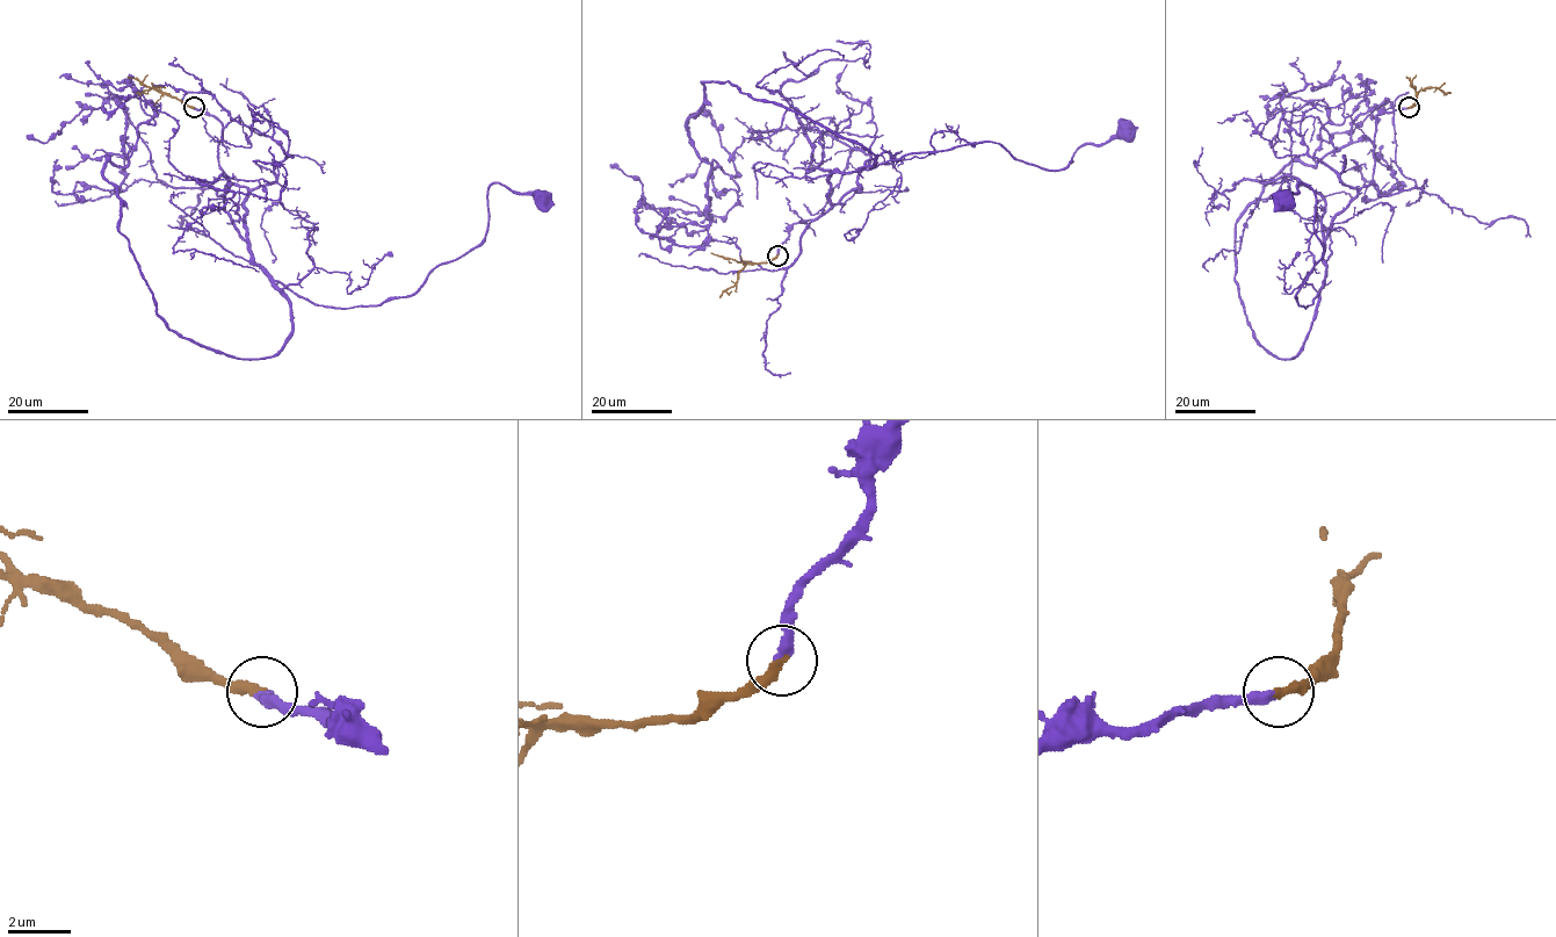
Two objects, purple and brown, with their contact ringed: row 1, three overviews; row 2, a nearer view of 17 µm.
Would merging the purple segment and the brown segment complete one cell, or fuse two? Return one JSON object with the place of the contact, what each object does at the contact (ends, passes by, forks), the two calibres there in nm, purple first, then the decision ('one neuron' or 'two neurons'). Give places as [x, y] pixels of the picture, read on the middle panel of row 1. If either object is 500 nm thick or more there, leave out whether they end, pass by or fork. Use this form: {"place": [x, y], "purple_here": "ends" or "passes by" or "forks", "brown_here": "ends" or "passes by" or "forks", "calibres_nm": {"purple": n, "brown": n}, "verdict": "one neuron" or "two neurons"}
{"place": [778, 256], "purple_here": "ends", "brown_here": "ends", "calibres_nm": {"purple": 360, "brown": 340}, "verdict": "one neuron"}

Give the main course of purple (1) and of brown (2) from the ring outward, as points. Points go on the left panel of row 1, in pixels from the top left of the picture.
1: (194, 108), (247, 190), (251, 257), (326, 307), (411, 296), (485, 237), (494, 182), (540, 199)
2: (194, 108), (154, 87), (136, 92)

